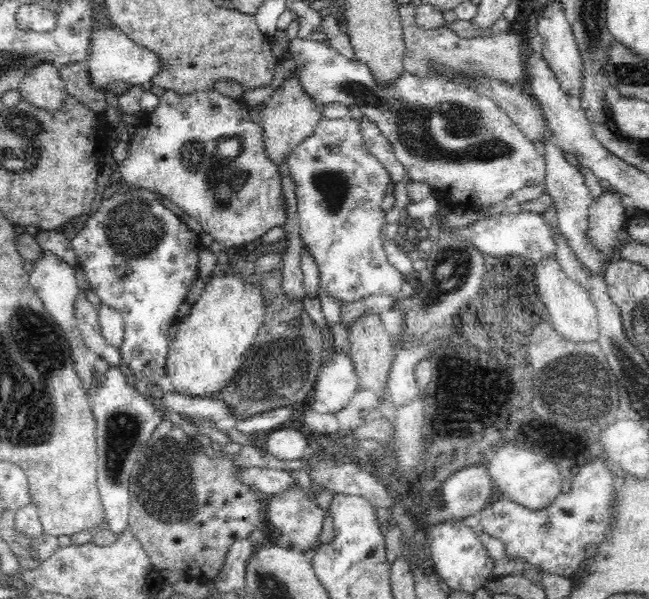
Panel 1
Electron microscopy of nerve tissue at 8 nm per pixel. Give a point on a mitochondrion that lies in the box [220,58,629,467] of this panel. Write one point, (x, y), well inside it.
(466, 135)

